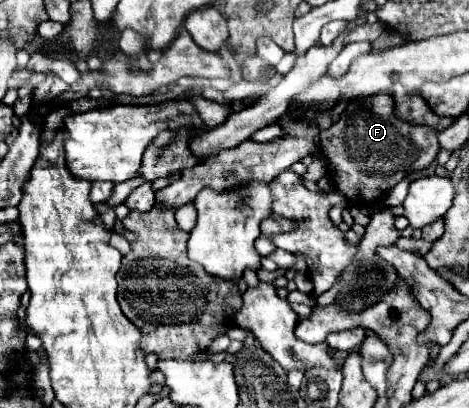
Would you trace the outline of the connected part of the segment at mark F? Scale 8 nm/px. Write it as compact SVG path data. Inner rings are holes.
M375 94L349 102L339 120L321 134L321 140L323 154L329 160L329 174L337 178L335 188L347 200L371 202L383 198L407 174L427 168L441 150L437 136L439 132L431 126L401 120L395 114L393 96Z

